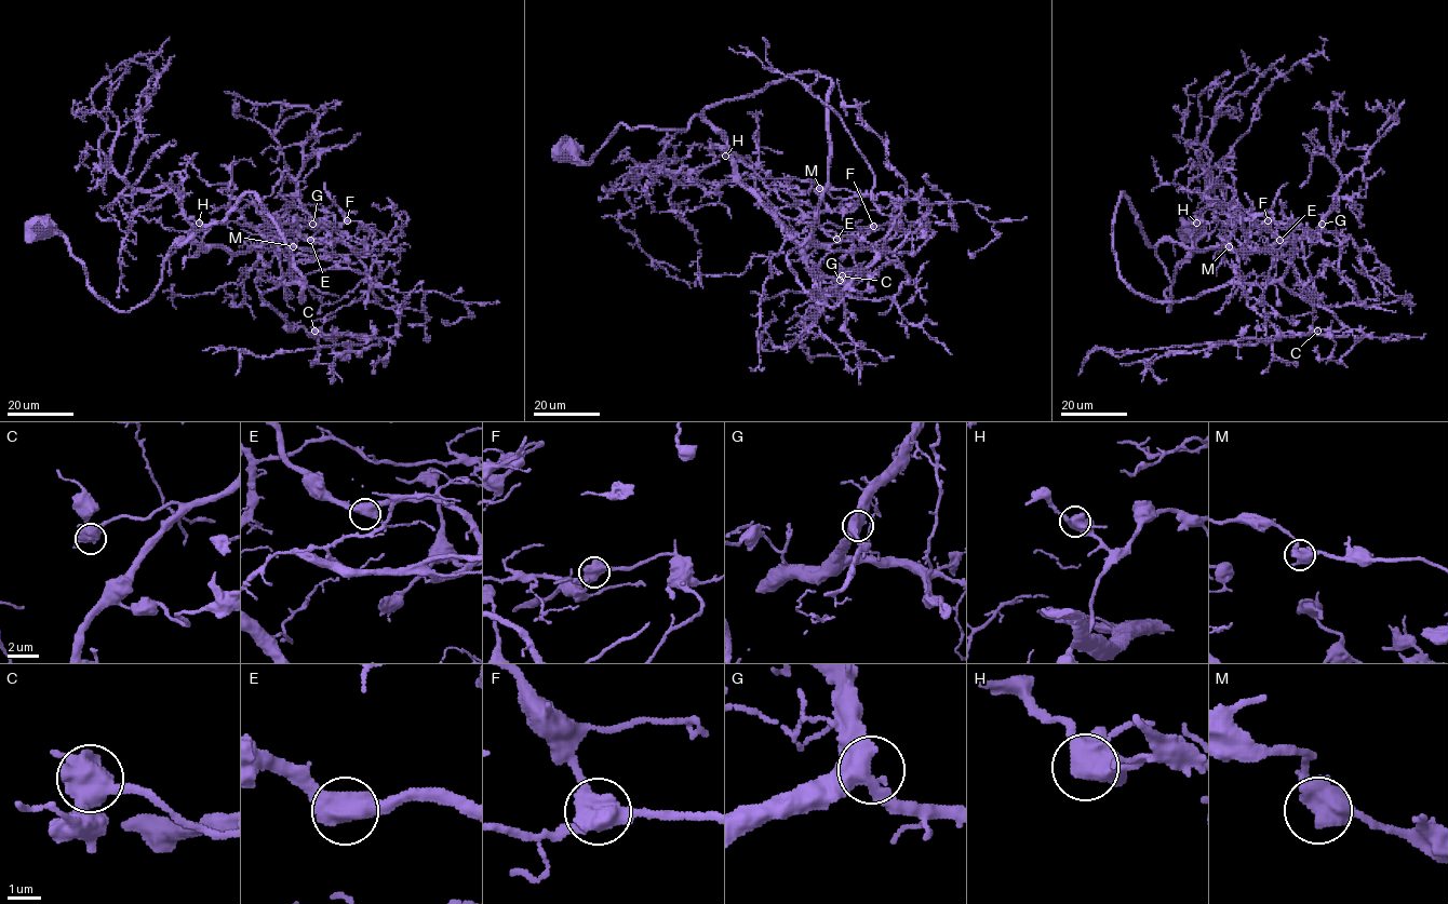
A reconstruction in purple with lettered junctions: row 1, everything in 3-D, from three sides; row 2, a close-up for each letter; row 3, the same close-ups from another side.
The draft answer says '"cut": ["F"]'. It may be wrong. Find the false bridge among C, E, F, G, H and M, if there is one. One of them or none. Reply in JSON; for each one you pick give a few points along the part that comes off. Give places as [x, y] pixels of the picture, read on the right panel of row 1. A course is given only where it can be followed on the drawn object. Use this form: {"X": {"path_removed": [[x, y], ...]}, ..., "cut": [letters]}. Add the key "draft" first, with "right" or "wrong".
{"draft": "wrong", "cut": []}

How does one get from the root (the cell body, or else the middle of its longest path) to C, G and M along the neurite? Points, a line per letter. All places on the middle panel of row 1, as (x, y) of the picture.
C: (567, 151), (699, 115), (804, 240), (796, 282), (832, 308), (860, 269), (842, 275)
G: (567, 151), (588, 162), (621, 124), (685, 130), (699, 115), (725, 143), (734, 175), (821, 272), (840, 280)
M: (567, 151), (588, 162), (621, 124), (685, 130), (699, 115), (789, 237), (826, 191), (875, 199), (819, 188)

